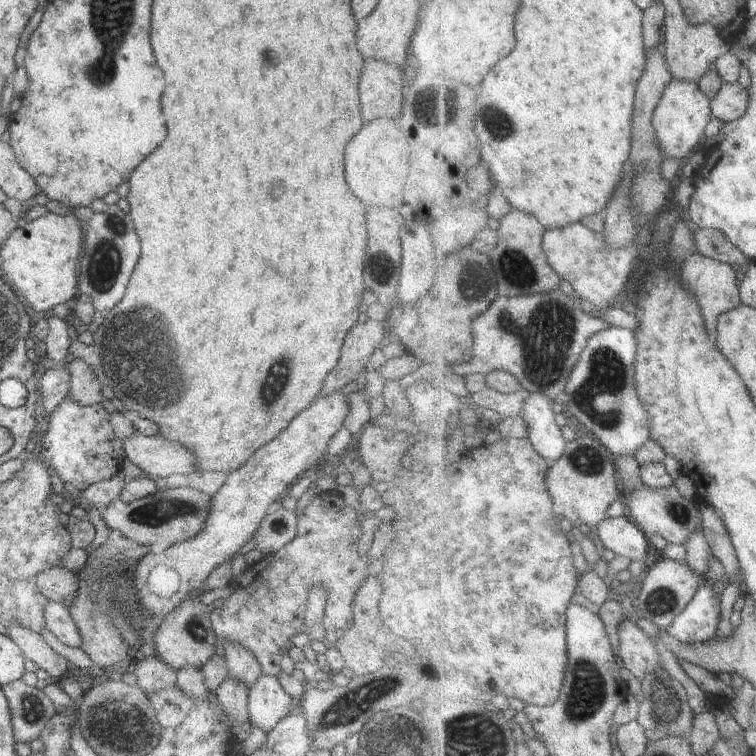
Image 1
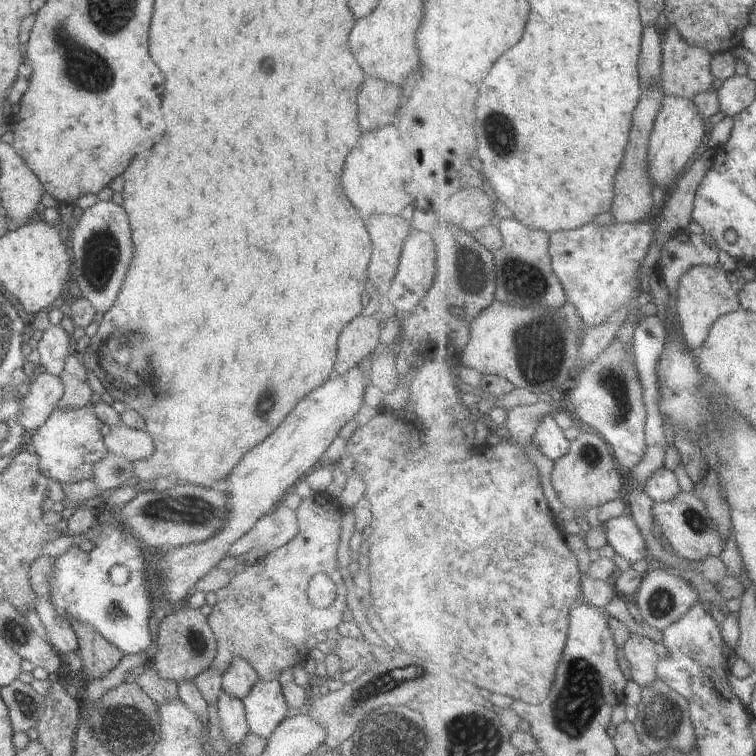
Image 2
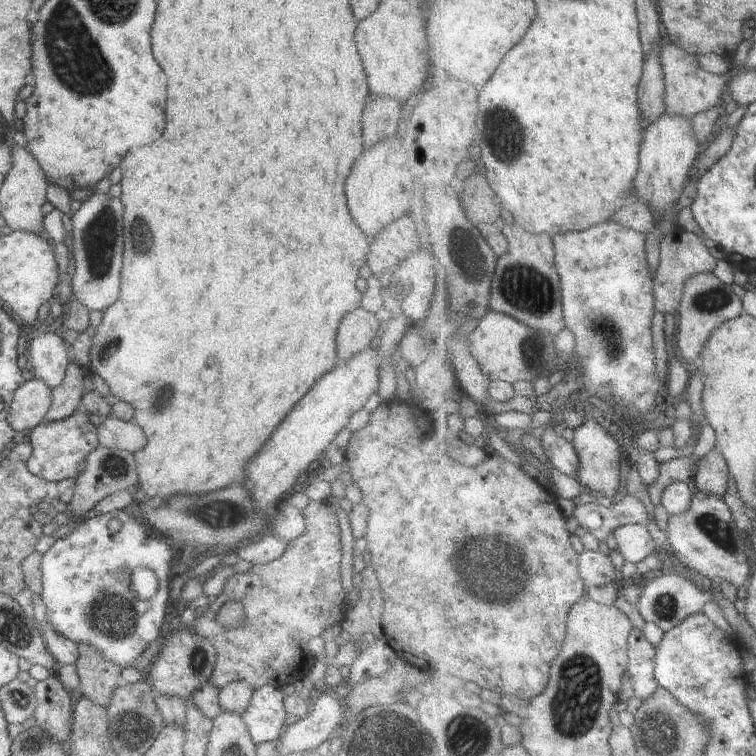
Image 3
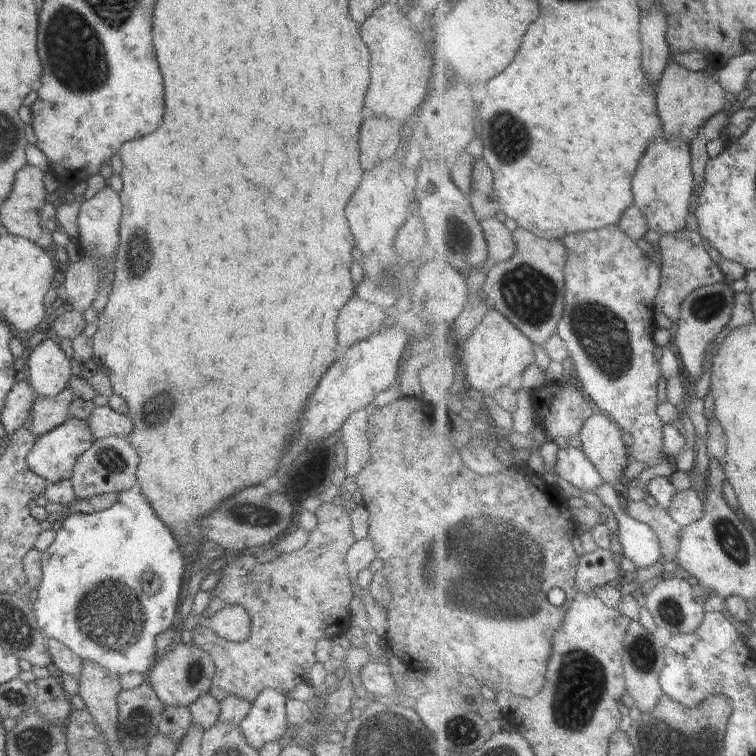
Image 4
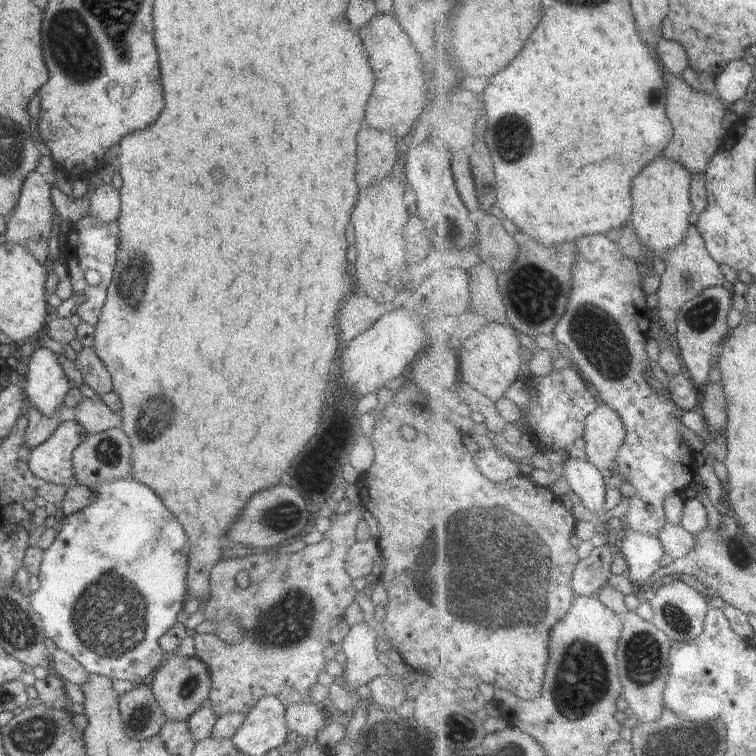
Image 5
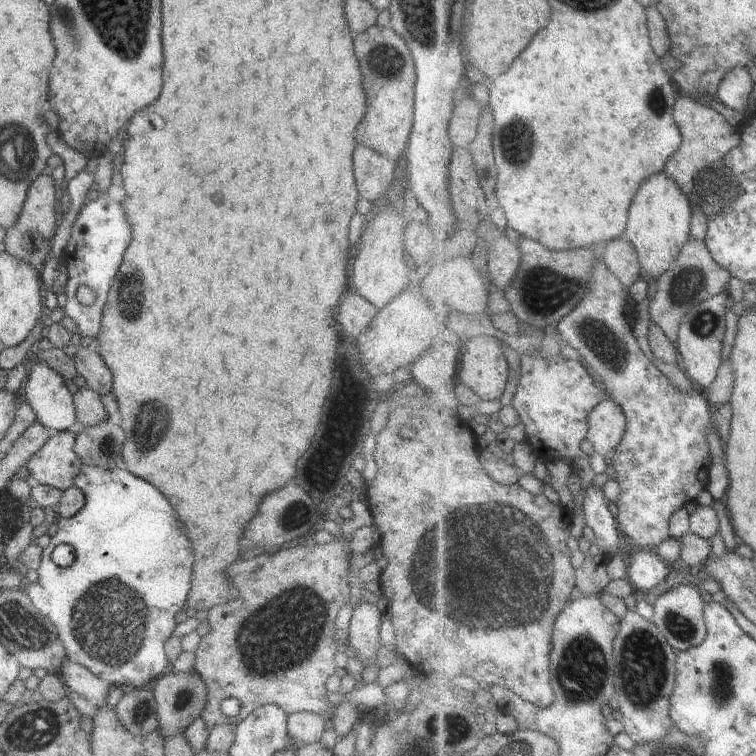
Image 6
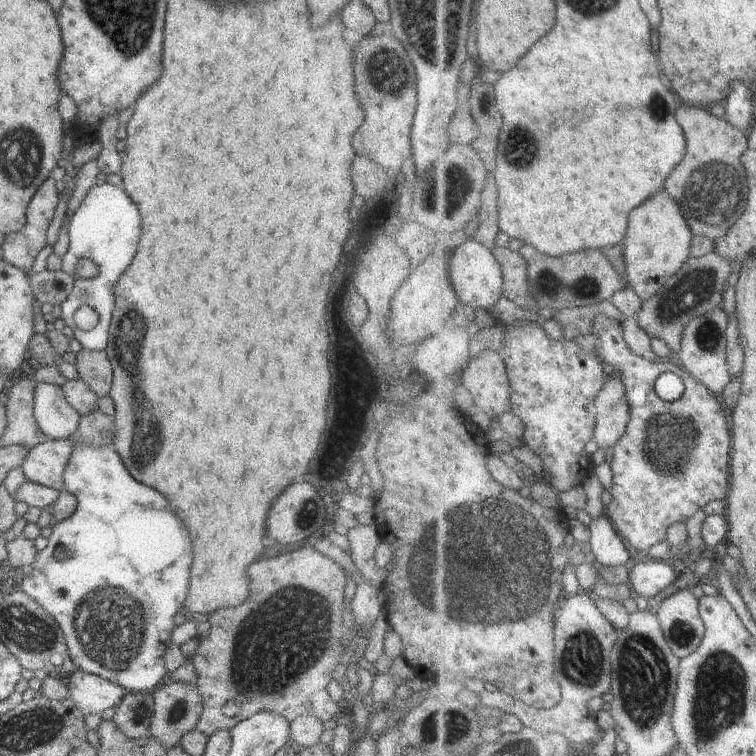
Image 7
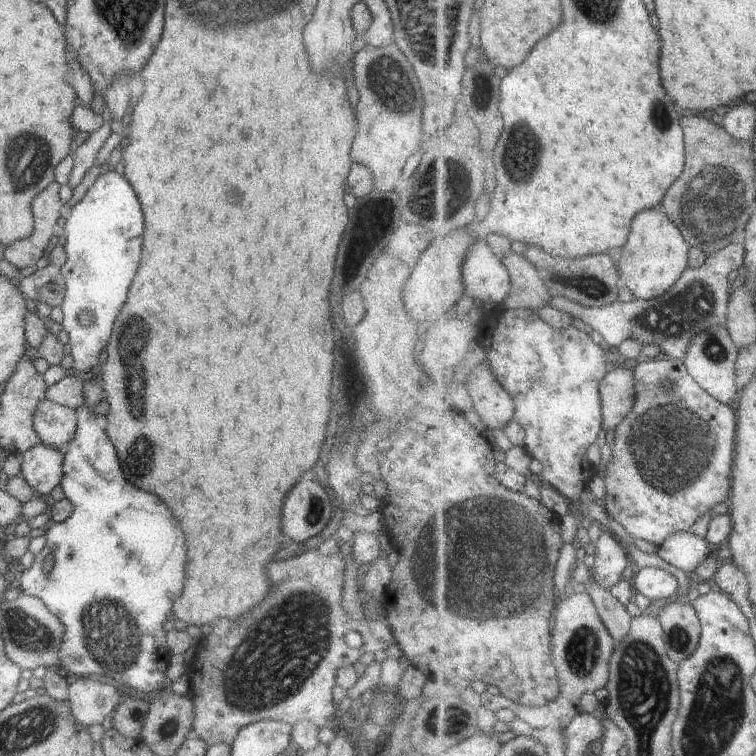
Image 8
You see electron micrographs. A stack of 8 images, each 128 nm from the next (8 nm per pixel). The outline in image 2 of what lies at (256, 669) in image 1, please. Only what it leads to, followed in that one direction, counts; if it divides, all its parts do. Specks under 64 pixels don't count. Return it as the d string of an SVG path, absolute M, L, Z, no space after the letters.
M239 656L232 659L231 665L221 676L223 691L241 701L250 694L251 688L258 681L259 676L254 667Z

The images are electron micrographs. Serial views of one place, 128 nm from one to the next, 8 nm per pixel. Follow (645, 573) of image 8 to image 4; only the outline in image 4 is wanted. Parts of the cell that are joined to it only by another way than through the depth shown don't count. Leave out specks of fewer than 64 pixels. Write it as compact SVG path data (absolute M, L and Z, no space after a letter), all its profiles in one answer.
M602 483L594 493L617 519L617 533L624 548L624 556L634 561L640 569L656 564L664 556L658 533L649 524L627 512L625 502L617 495L613 485Z

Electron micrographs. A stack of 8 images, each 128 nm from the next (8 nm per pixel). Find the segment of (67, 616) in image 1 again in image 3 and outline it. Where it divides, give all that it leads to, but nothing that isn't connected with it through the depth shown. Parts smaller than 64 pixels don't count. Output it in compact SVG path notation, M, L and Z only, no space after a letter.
M34 595L32 602L33 610L31 613L39 623L41 635L43 641L47 644L47 649L52 653L58 664L74 665L79 657L78 645L48 625L48 622L46 622L47 608L41 595Z

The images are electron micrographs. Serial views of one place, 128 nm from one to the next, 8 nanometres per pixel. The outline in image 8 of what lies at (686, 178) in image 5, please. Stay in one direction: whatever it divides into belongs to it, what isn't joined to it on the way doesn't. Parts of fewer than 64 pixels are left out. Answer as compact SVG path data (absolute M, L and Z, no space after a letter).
M665 207L645 210L638 220L634 220L629 242L619 251L621 276L636 298L657 299L673 292L675 284L691 266L691 247L685 233Z

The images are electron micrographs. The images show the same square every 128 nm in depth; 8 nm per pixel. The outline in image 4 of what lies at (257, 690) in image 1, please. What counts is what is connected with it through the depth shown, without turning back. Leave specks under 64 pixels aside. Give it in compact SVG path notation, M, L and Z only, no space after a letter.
M266 689L254 700L238 728L244 740L260 751L262 746L280 740L290 727L286 720L286 699L276 690Z

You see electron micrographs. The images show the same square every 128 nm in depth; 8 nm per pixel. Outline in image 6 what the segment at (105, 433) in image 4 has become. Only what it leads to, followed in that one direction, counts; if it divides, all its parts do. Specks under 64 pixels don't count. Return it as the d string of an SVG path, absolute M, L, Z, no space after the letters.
M78 388L73 394L73 403L79 427L93 427L109 420L101 395L91 388Z

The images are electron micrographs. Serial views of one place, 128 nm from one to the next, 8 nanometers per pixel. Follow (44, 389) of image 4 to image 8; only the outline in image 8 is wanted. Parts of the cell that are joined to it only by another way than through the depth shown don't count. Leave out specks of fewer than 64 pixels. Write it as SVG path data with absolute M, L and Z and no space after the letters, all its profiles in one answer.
M44 398L33 414L33 427L42 443L64 454L77 429L77 412Z

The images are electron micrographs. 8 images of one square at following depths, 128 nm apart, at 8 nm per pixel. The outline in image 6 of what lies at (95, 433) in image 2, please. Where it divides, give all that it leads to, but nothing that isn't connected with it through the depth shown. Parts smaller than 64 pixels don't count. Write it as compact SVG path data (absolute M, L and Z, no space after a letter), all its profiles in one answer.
M77 429L51 436L25 464L25 475L33 483L65 491L74 485L83 462L74 452Z

